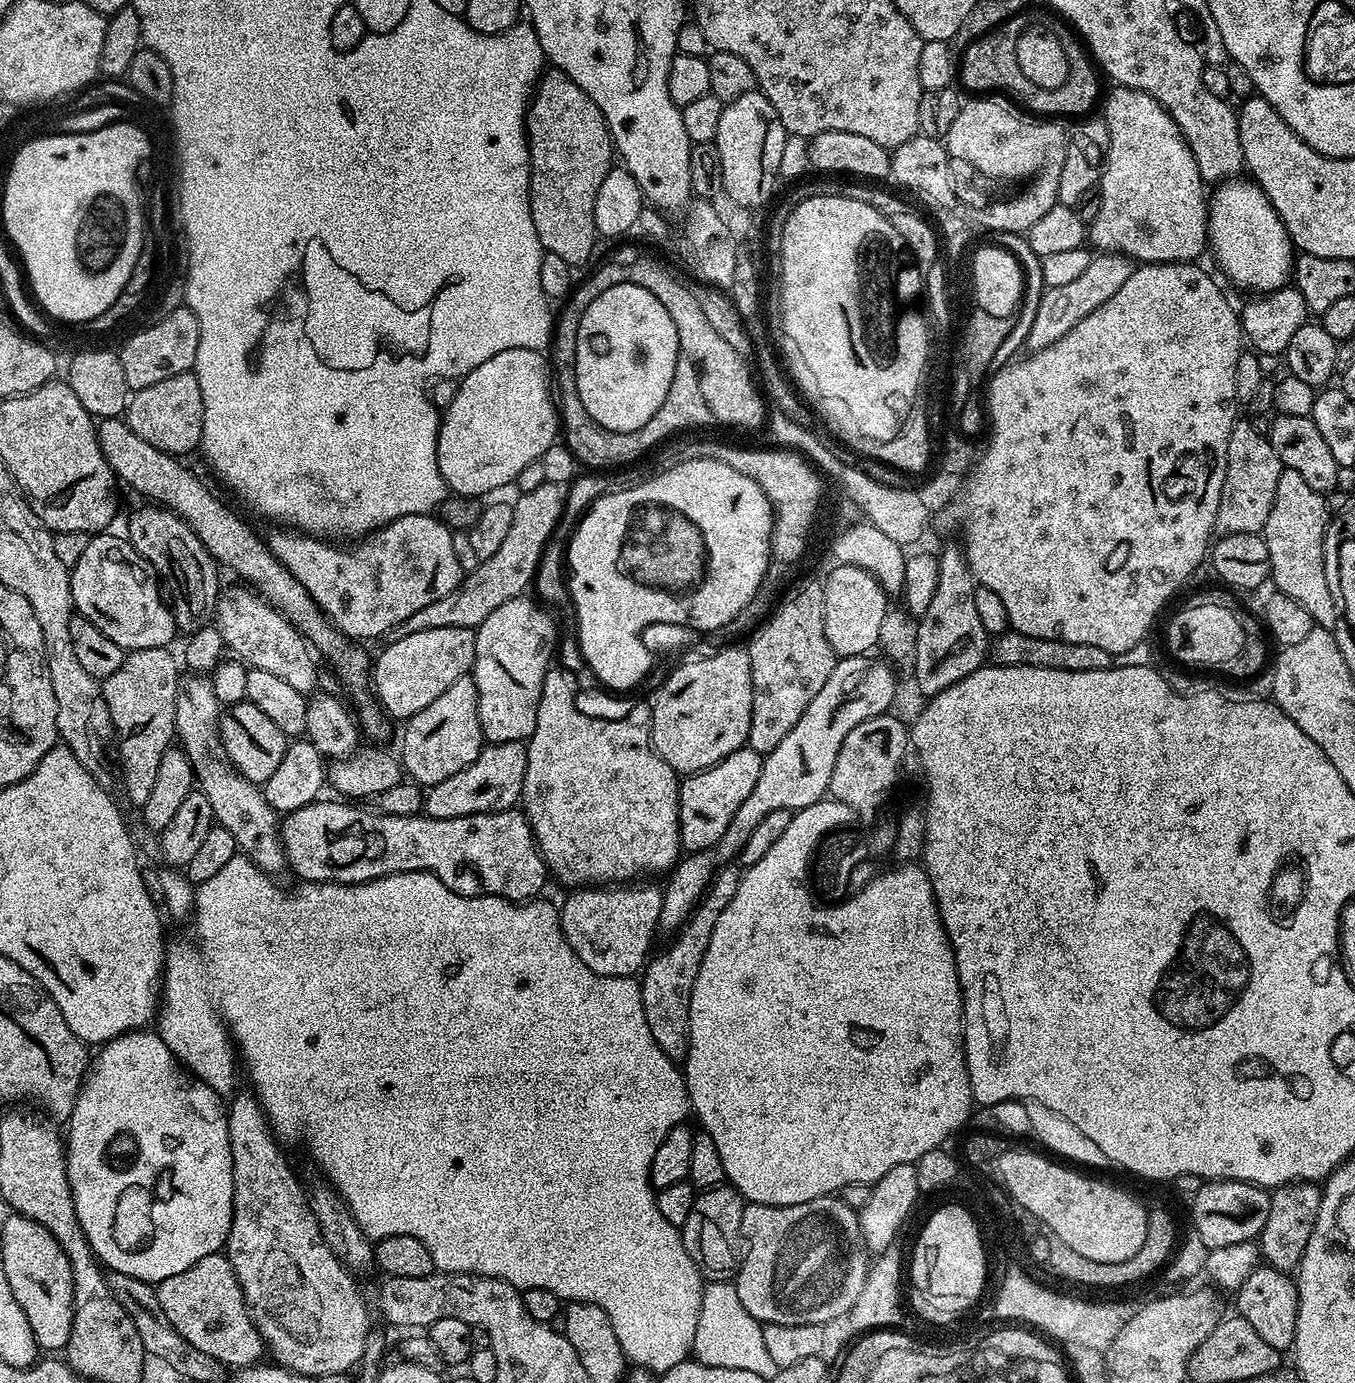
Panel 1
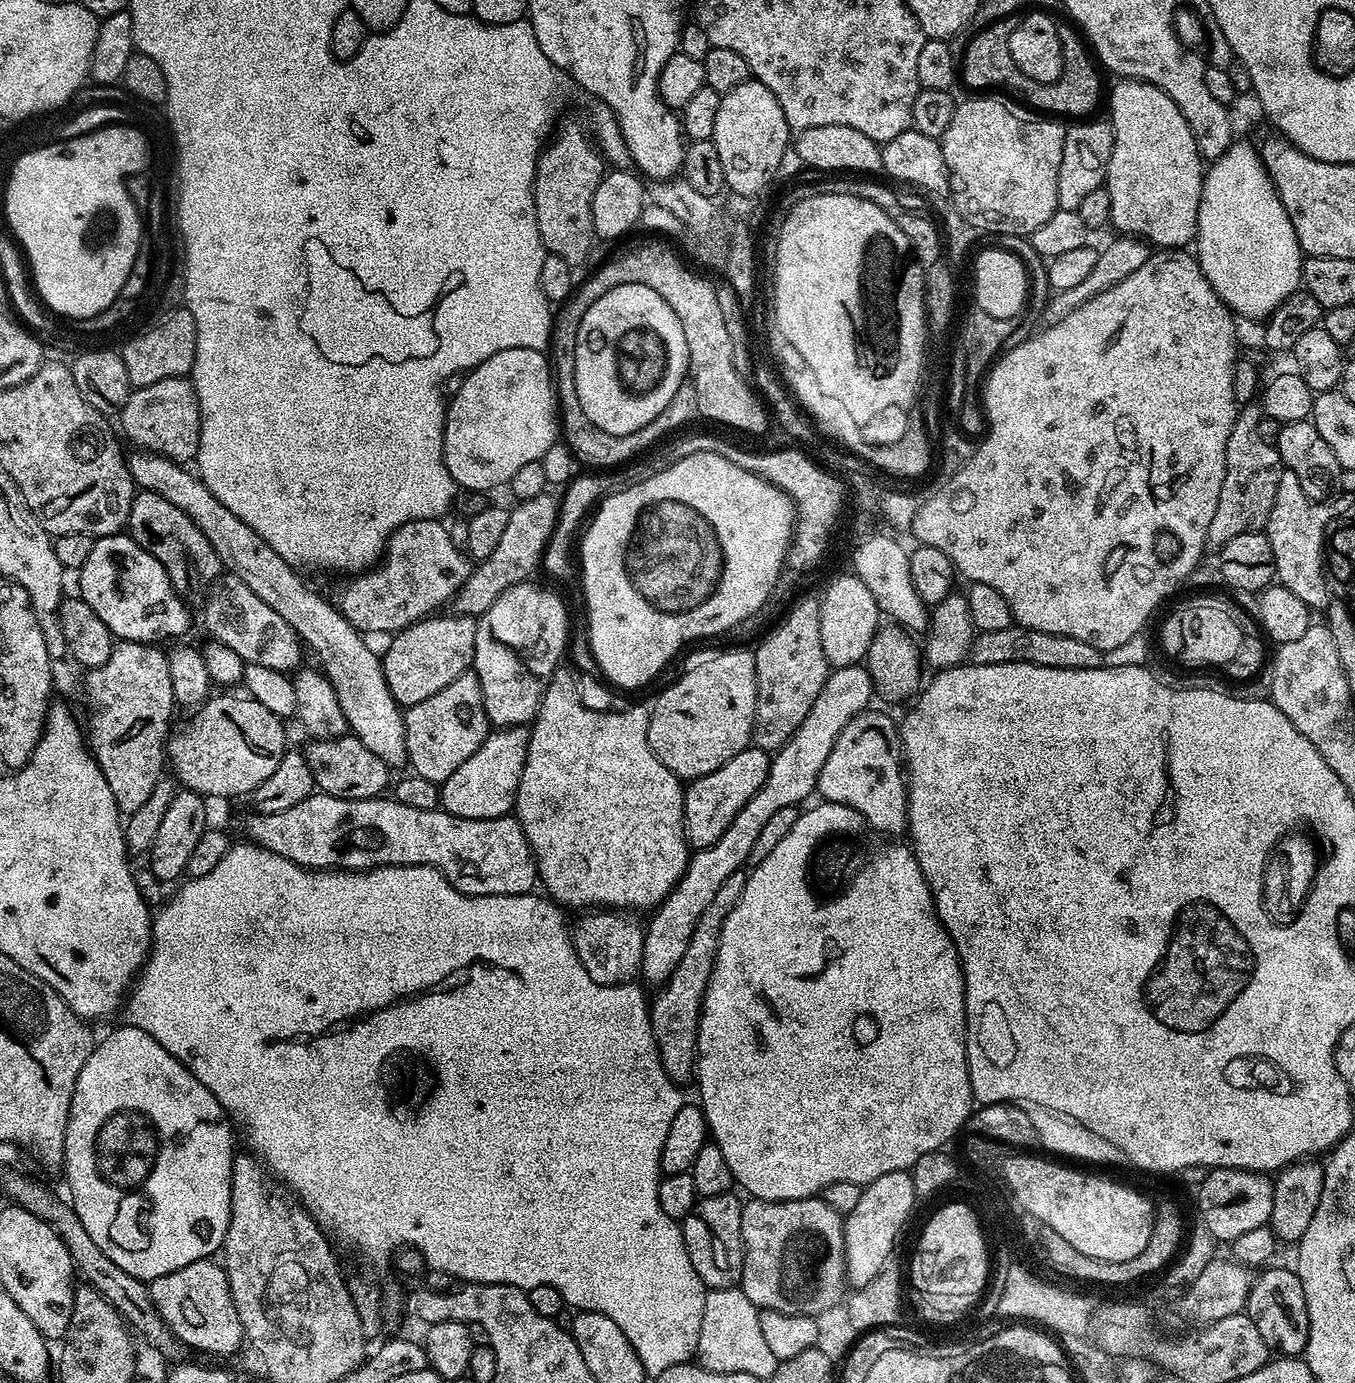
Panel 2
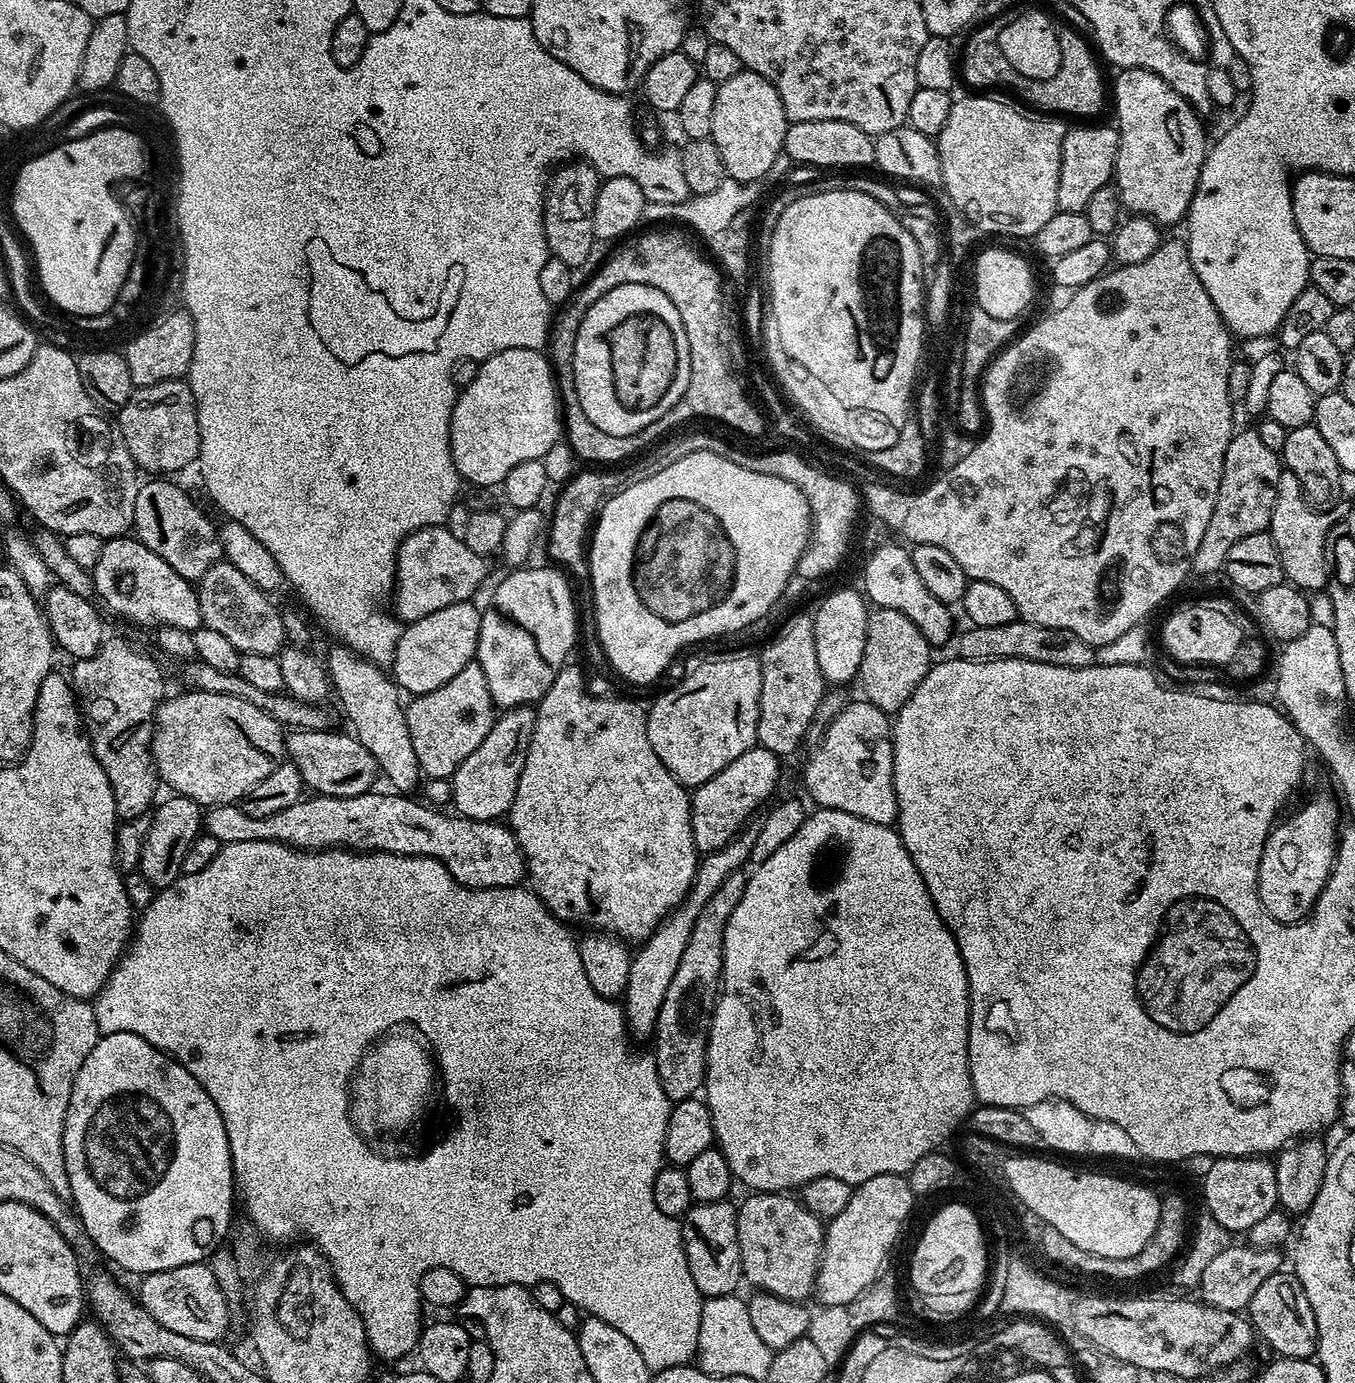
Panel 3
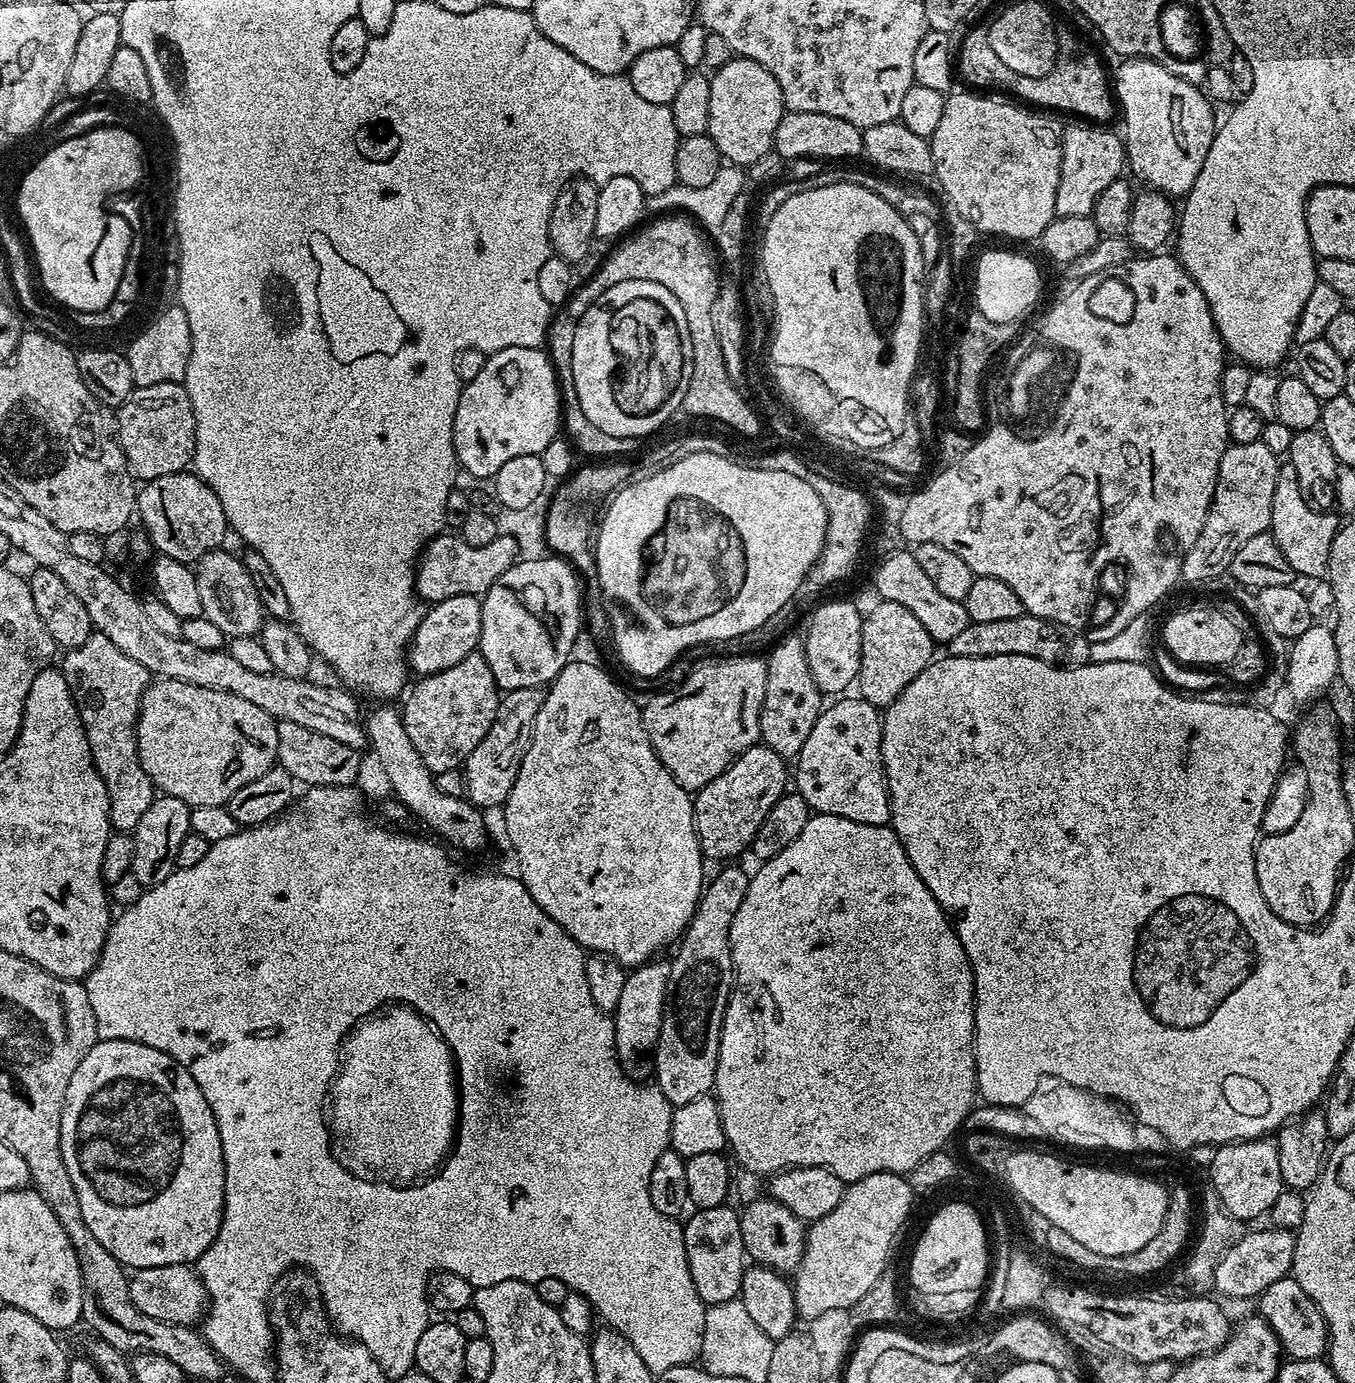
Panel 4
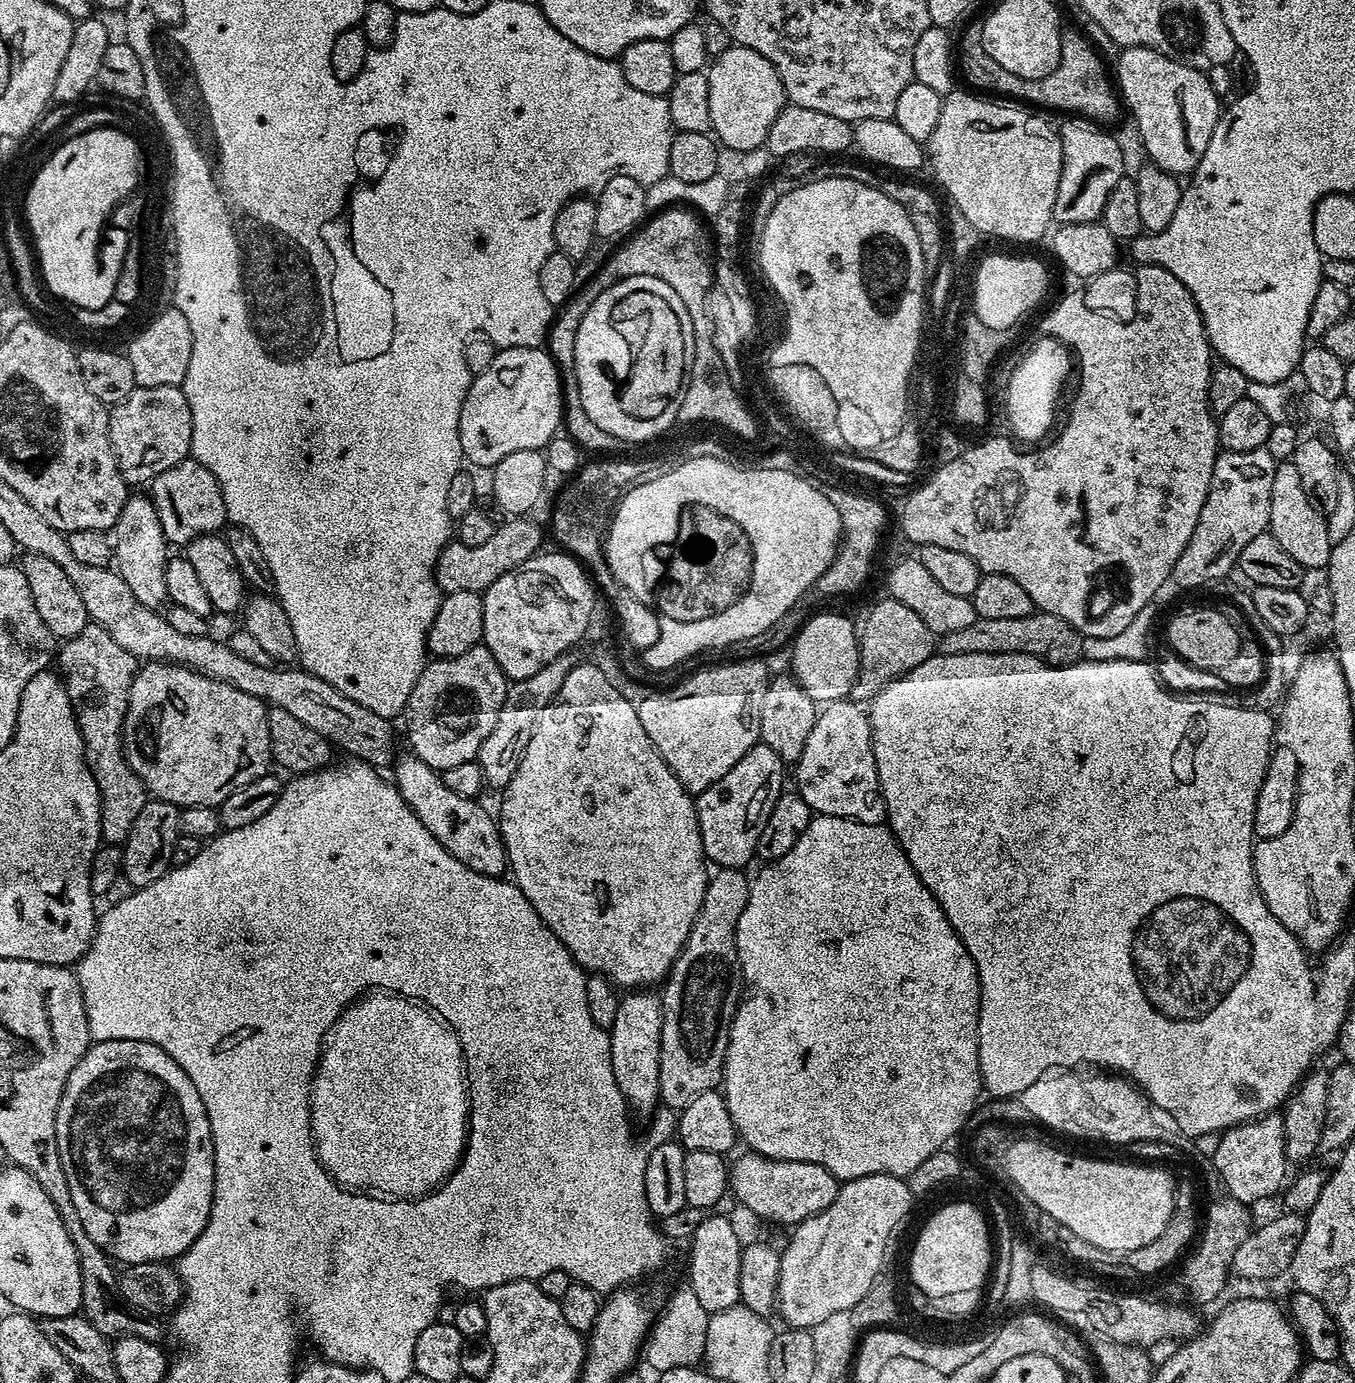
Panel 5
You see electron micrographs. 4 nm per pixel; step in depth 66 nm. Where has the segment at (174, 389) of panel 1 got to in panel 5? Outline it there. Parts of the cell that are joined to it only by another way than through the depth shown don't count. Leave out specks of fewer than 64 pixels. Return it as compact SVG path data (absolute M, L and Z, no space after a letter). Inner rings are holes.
M135 387L123 404L109 411L108 433L116 465L129 486L147 485L162 470L178 466L178 462L189 459L192 450L192 415L183 387Z

